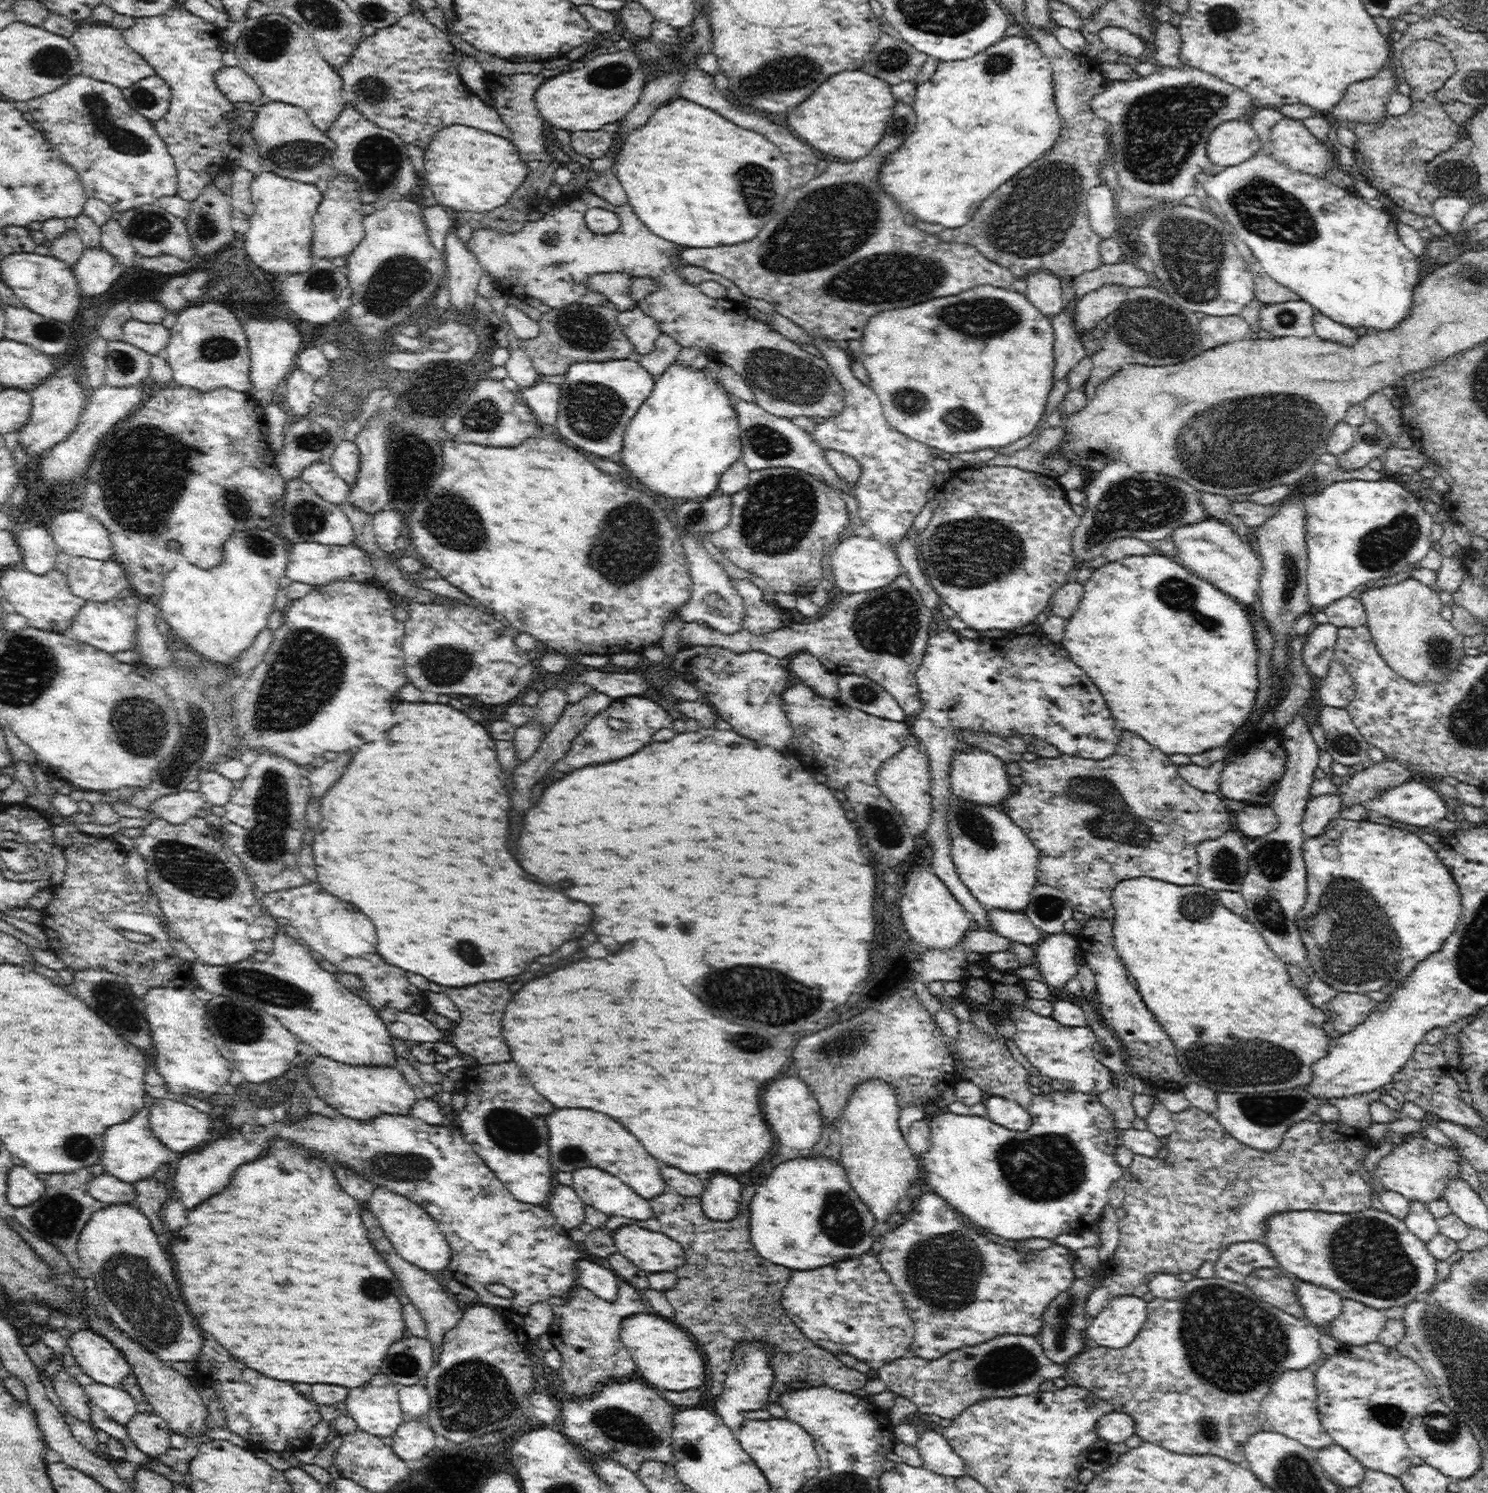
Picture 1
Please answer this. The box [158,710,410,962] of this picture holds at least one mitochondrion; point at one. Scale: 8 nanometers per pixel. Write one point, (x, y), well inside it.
(265, 844)

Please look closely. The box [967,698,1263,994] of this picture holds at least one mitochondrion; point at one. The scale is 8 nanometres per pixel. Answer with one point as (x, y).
(1083, 788)

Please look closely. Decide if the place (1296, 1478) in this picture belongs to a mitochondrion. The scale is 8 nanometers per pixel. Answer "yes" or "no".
yes

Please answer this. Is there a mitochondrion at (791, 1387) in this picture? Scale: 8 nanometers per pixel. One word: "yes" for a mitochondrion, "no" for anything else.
no

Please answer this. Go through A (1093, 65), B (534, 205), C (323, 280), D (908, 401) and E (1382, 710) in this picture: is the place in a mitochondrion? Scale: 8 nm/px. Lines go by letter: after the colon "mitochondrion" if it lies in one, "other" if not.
A: other
B: other
C: mitochondrion
D: mitochondrion
E: other

